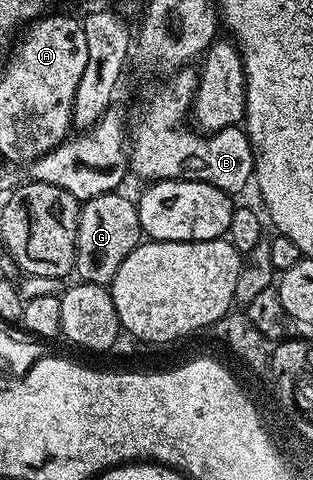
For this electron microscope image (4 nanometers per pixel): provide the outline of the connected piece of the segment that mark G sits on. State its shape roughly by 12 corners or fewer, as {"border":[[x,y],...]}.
{"border":[[83,202],[75,276],[111,286],[142,243],[137,202]]}

